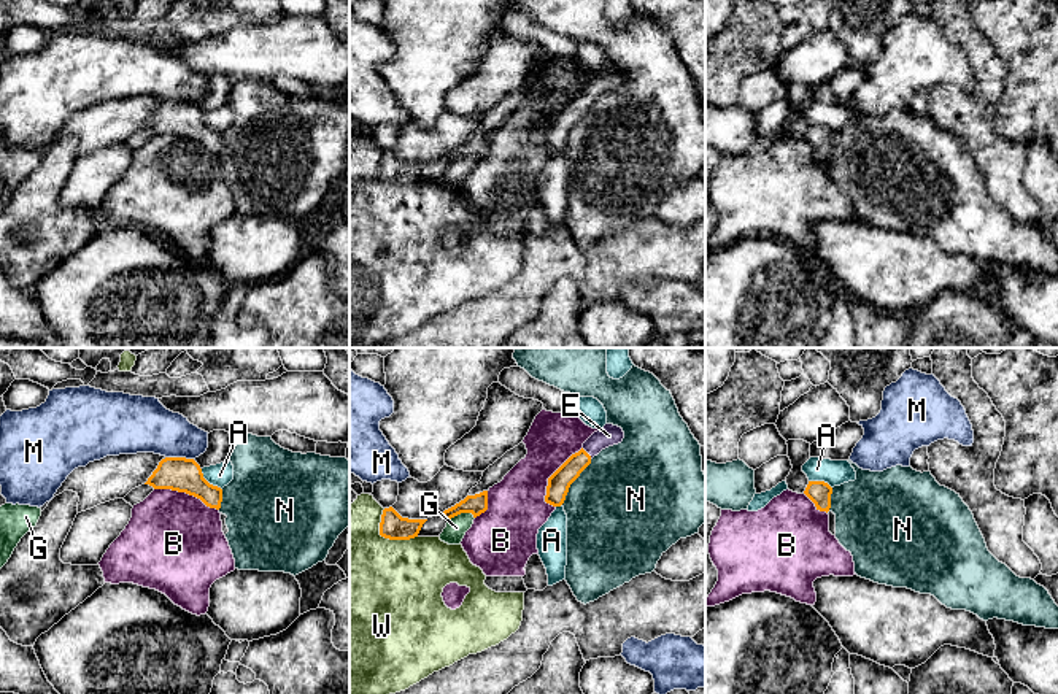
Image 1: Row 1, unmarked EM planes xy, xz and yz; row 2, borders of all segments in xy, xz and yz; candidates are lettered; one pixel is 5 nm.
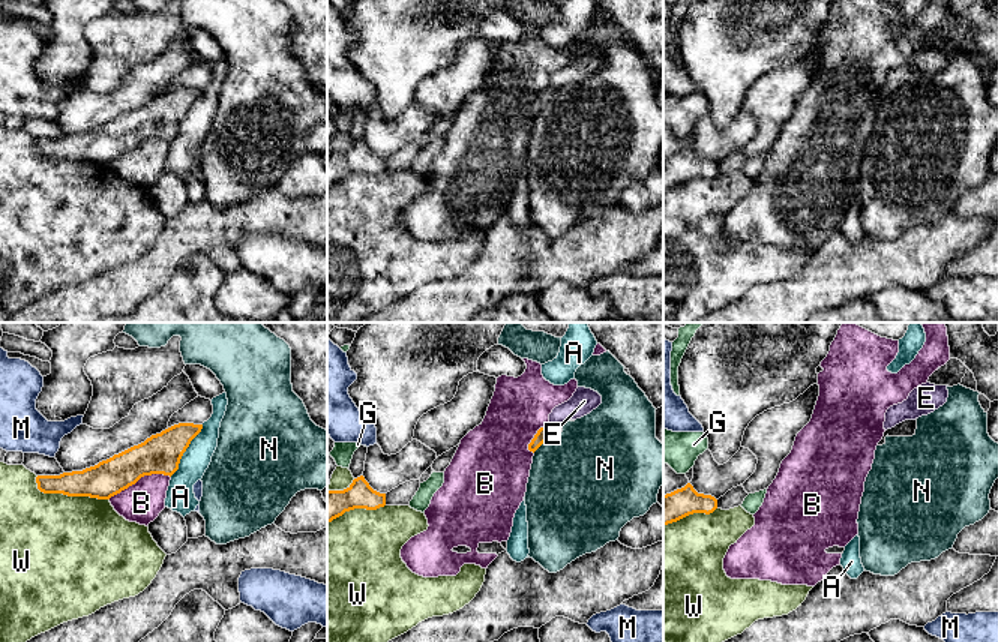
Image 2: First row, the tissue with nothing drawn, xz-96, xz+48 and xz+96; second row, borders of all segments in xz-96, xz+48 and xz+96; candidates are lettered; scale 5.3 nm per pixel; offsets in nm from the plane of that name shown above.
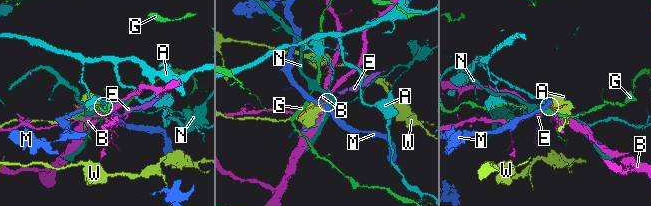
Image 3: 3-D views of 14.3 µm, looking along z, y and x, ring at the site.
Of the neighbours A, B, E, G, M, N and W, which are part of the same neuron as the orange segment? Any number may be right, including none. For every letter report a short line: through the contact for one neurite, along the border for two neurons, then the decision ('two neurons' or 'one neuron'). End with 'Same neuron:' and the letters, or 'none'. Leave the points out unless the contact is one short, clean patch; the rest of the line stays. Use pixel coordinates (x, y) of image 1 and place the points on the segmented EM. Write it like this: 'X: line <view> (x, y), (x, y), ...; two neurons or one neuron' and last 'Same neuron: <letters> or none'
A: line xy (200, 469), (202, 475), (221, 489); two neurons
B: two neurons
E: line xz (559, 481), (586, 453), (609, 435); one neuron
G: line xz (474, 515), (458, 513), (448, 520); two neurons
M: two neurons
N: line xz (591, 459), (571, 485), (561, 504); two neurons
W: two neurons
Same neuron: E

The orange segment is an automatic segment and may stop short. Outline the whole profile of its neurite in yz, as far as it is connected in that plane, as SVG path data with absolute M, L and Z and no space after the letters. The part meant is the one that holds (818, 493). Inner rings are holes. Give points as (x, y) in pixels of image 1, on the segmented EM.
M809 481L804 494L815 503L817 510L829 511L832 488L824 481Z

